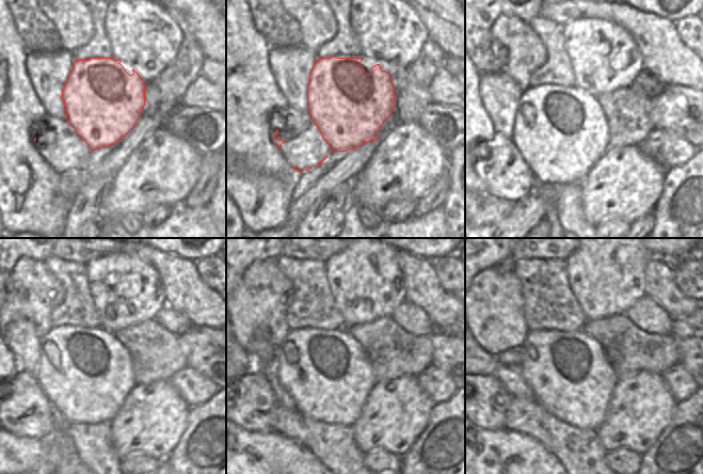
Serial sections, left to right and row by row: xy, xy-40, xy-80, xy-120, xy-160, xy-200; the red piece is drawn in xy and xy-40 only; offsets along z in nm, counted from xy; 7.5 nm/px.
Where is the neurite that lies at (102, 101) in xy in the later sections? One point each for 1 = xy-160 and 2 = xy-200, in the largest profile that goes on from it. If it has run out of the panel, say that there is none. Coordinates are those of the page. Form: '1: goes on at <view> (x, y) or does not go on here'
1: goes on at xy-160 (330, 382)
2: goes on at xy-200 (571, 376)

